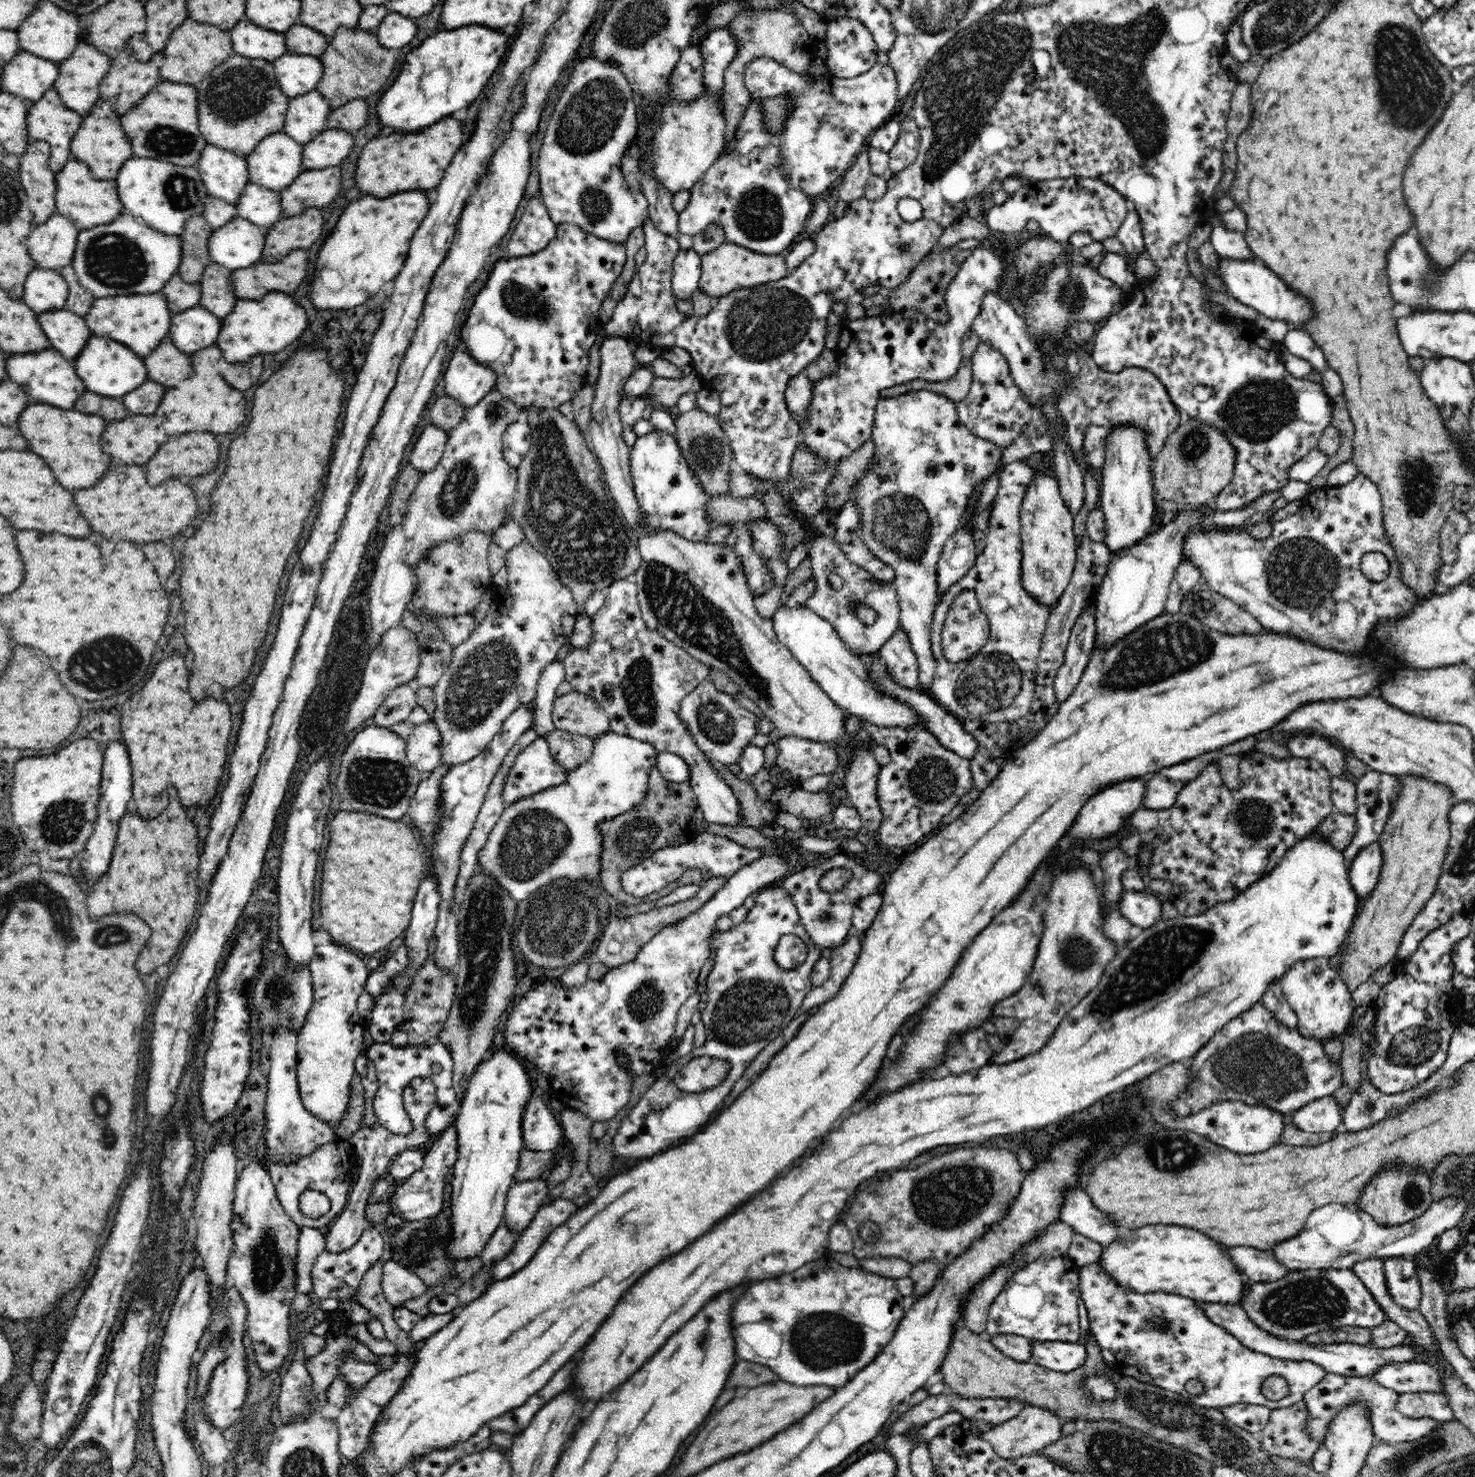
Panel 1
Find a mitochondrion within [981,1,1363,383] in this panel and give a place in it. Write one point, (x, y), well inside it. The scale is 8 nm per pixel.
(1109, 60)

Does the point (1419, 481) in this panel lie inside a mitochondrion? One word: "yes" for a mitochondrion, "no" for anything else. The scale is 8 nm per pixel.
yes

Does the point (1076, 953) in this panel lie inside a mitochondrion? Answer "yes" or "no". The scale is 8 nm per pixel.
yes

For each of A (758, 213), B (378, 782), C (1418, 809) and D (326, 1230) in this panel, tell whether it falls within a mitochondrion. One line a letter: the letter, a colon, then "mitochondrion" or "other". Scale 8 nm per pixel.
A: mitochondrion
B: mitochondrion
C: other
D: other

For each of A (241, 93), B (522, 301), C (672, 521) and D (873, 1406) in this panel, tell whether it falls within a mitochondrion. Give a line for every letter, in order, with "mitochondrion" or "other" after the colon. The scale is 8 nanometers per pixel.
A: mitochondrion
B: mitochondrion
C: other
D: other

